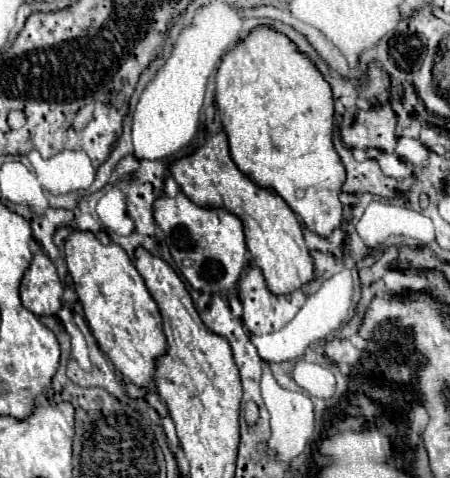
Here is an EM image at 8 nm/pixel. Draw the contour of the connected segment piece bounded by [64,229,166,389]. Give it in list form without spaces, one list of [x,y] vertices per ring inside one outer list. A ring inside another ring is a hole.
[[[74,229],[64,239],[64,253],[68,273],[84,307],[86,323],[102,353],[114,363],[126,381],[152,389],[154,361],[166,351],[166,337],[162,333],[158,307],[134,263],[120,245],[104,245],[92,231],[80,229]]]

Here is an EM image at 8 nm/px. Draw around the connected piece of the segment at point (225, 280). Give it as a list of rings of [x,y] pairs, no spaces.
[[[178,193],[174,199],[166,195],[156,199],[154,219],[166,233],[166,243],[180,273],[194,289],[224,295],[236,291],[236,281],[248,263],[242,221],[236,219],[236,215],[224,207],[200,207],[184,193]]]

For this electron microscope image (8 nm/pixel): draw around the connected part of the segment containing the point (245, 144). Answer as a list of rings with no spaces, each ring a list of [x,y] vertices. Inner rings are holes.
[[[260,25],[256,29],[252,29],[248,33],[248,37],[244,37],[232,51],[228,51],[224,57],[222,57],[222,63],[218,67],[218,73],[216,73],[216,105],[220,109],[220,119],[222,119],[222,127],[228,135],[228,147],[230,147],[230,155],[234,159],[234,163],[240,167],[240,171],[244,171],[248,177],[252,177],[252,181],[256,181],[260,187],[272,187],[286,203],[288,207],[304,221],[304,225],[318,233],[320,237],[326,237],[330,235],[330,231],[334,227],[338,227],[342,223],[342,203],[338,199],[340,191],[342,191],[342,183],[346,179],[346,171],[344,171],[344,165],[334,149],[334,143],[332,143],[332,133],[334,133],[334,97],[332,97],[332,87],[330,83],[322,77],[320,69],[310,61],[310,57],[302,51],[298,51],[298,47],[294,45],[294,41],[290,41],[284,33],[268,27],[268,25]]]

